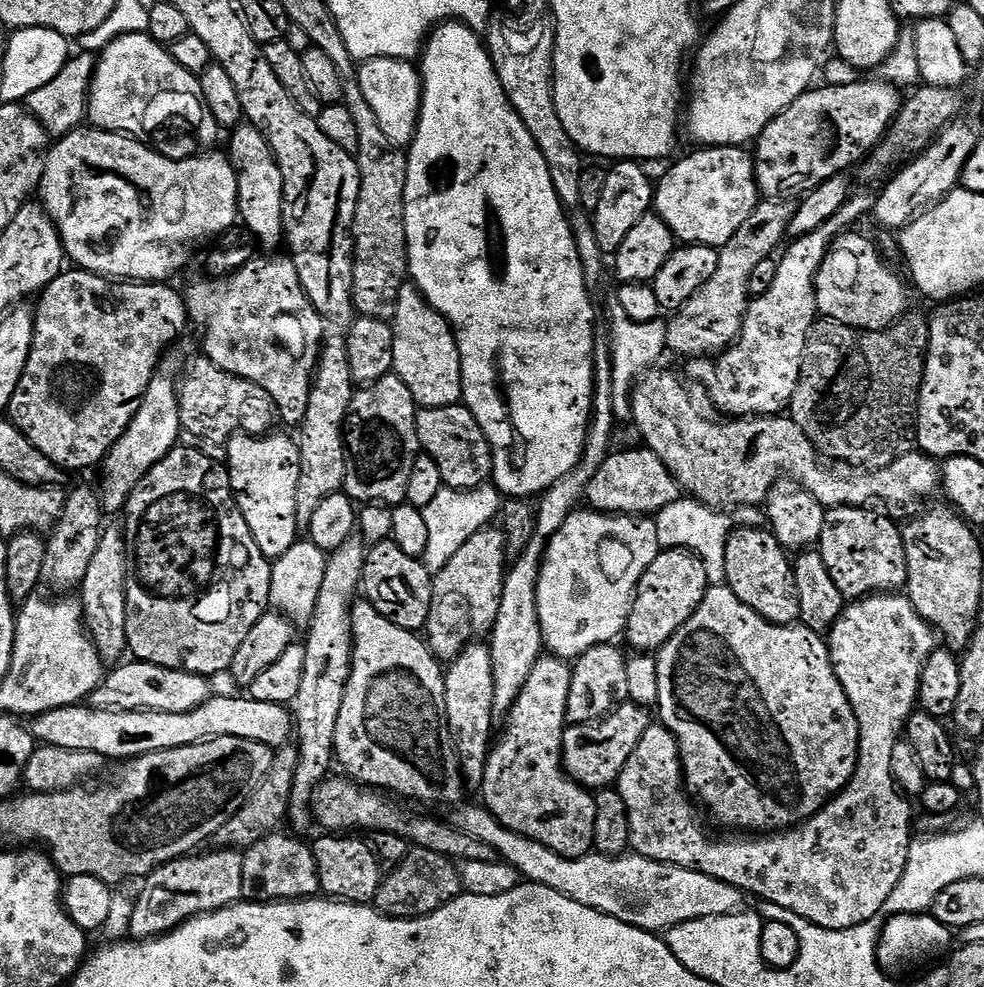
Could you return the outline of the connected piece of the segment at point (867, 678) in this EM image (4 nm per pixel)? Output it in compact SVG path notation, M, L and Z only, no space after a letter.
M877 594L851 601L826 639L838 682L842 682L842 690L846 690L846 698L850 698L850 706L858 718L860 757L852 781L811 818L783 832L757 836L740 834L737 840L711 840L684 783L684 764L680 761L678 742L671 730L659 722L653 722L646 734L642 734L642 742L634 746L634 754L630 754L630 762L626 762L620 775L618 791L622 794L622 802L626 802L630 848L635 855L730 882L730 886L746 894L752 895L753 892L766 903L784 912L793 912L797 921L805 920L819 928L837 932L875 921L872 919L883 913L886 900L898 882L902 882L914 841L914 816L912 820L909 797L900 791L894 778L892 755L917 707L922 670L930 654L938 647L938 633L925 622L922 614L918 614L918 610L914 610L907 595Z

